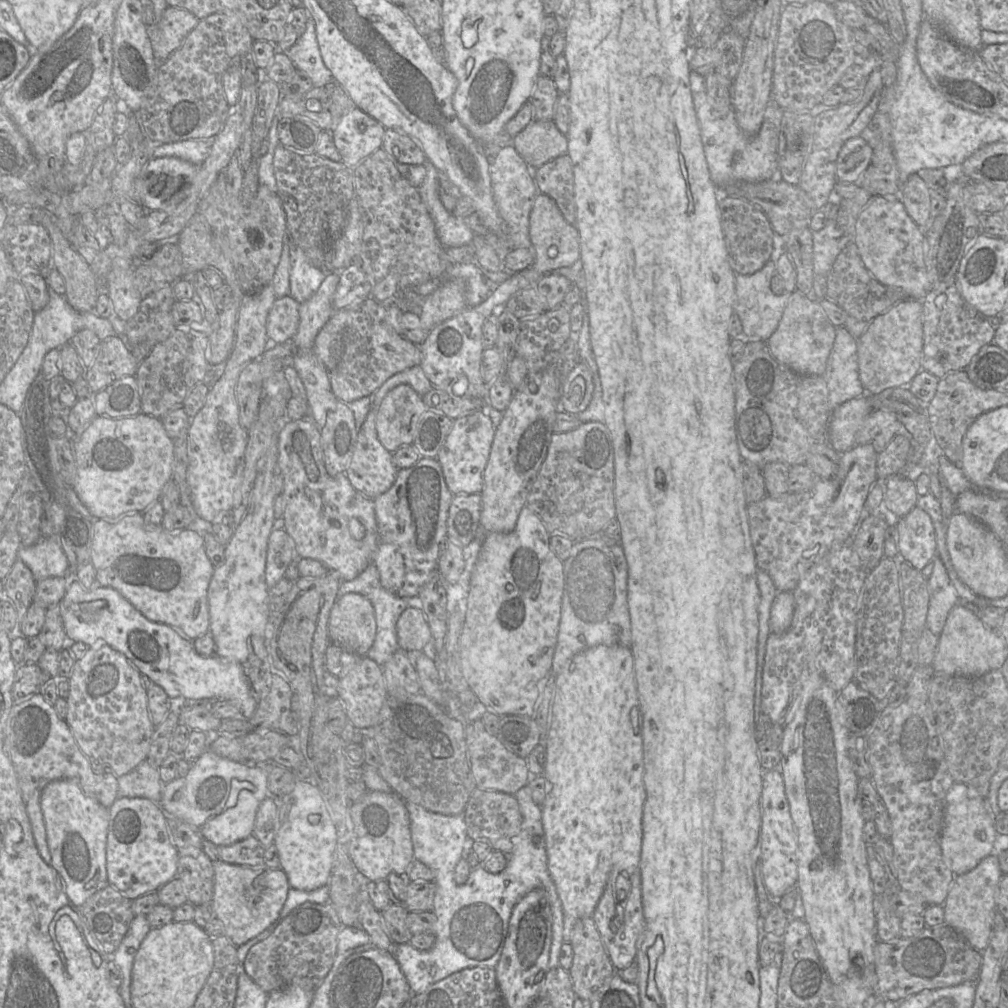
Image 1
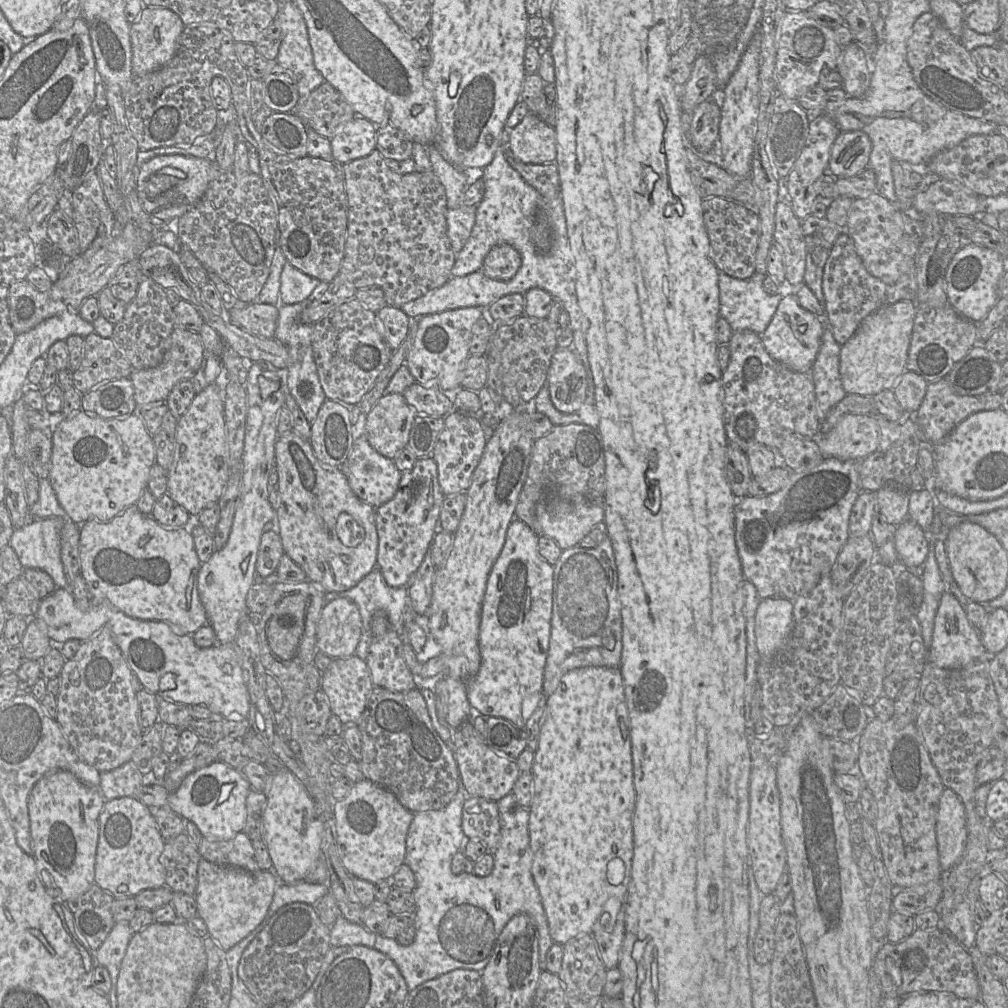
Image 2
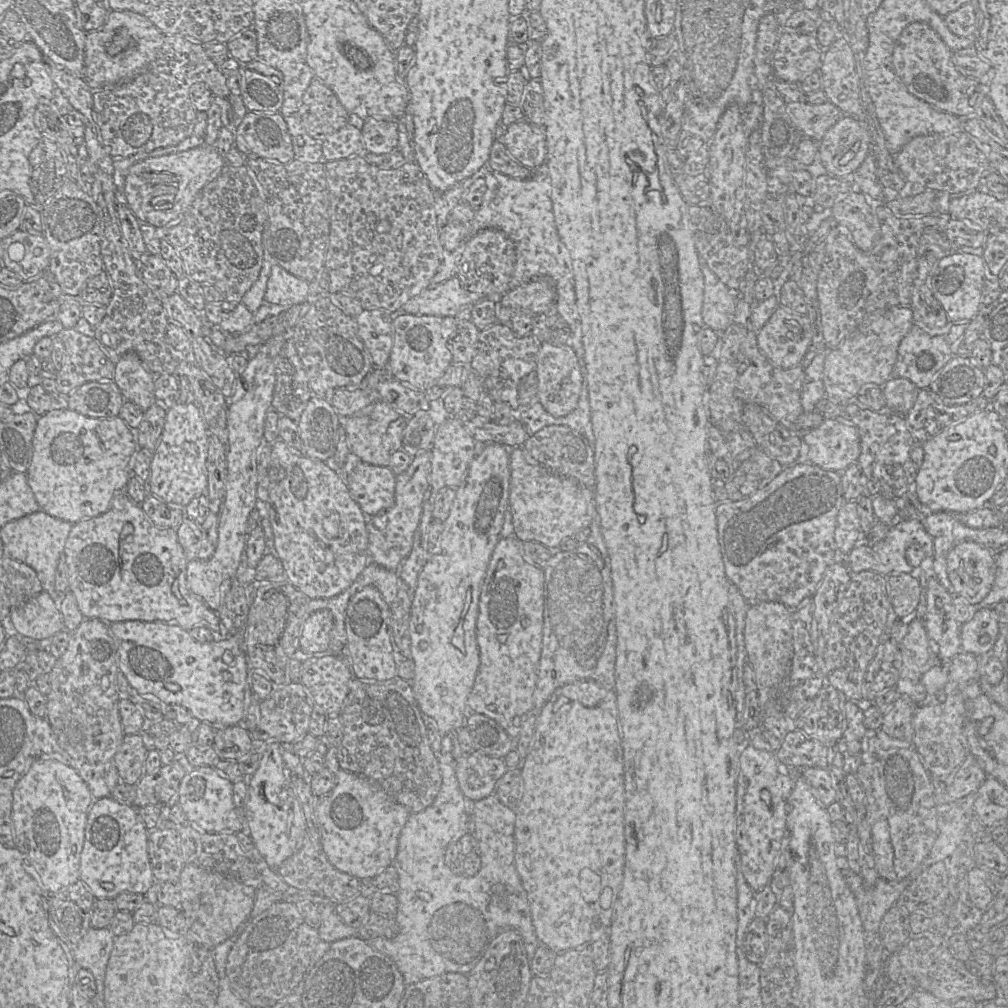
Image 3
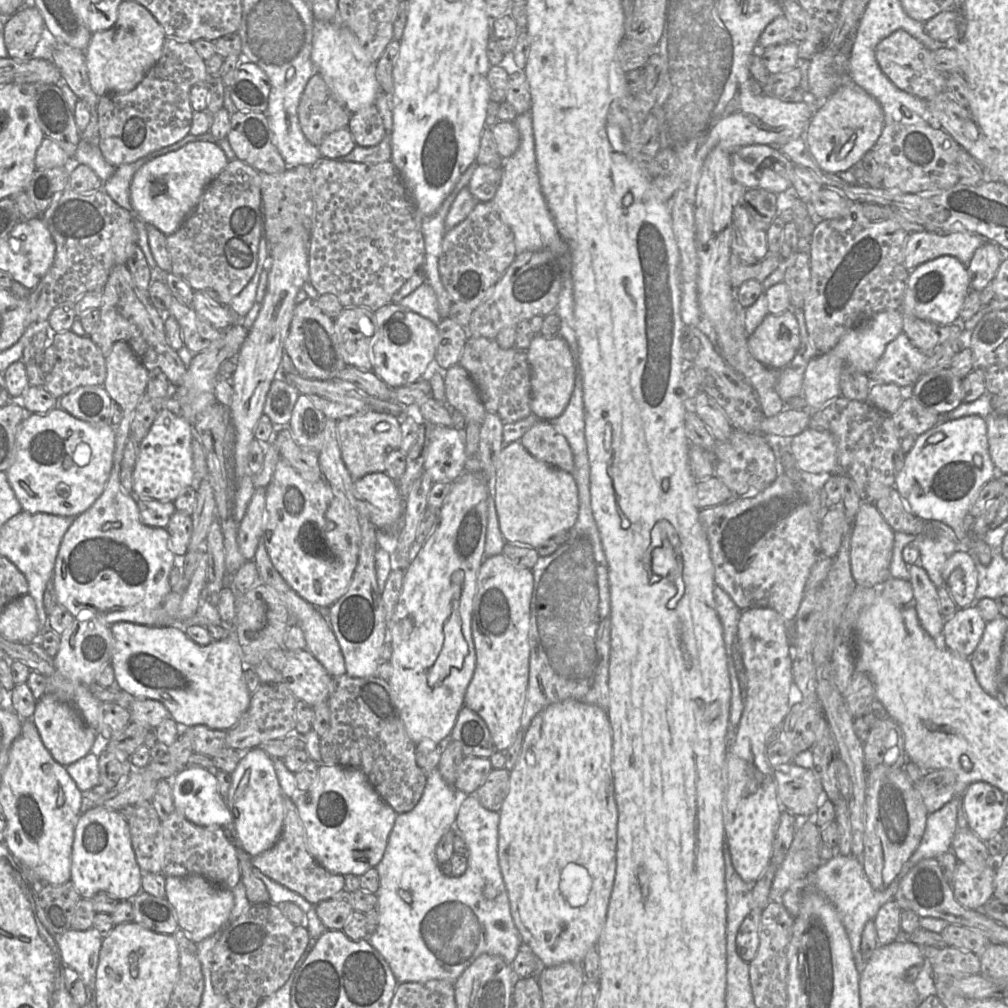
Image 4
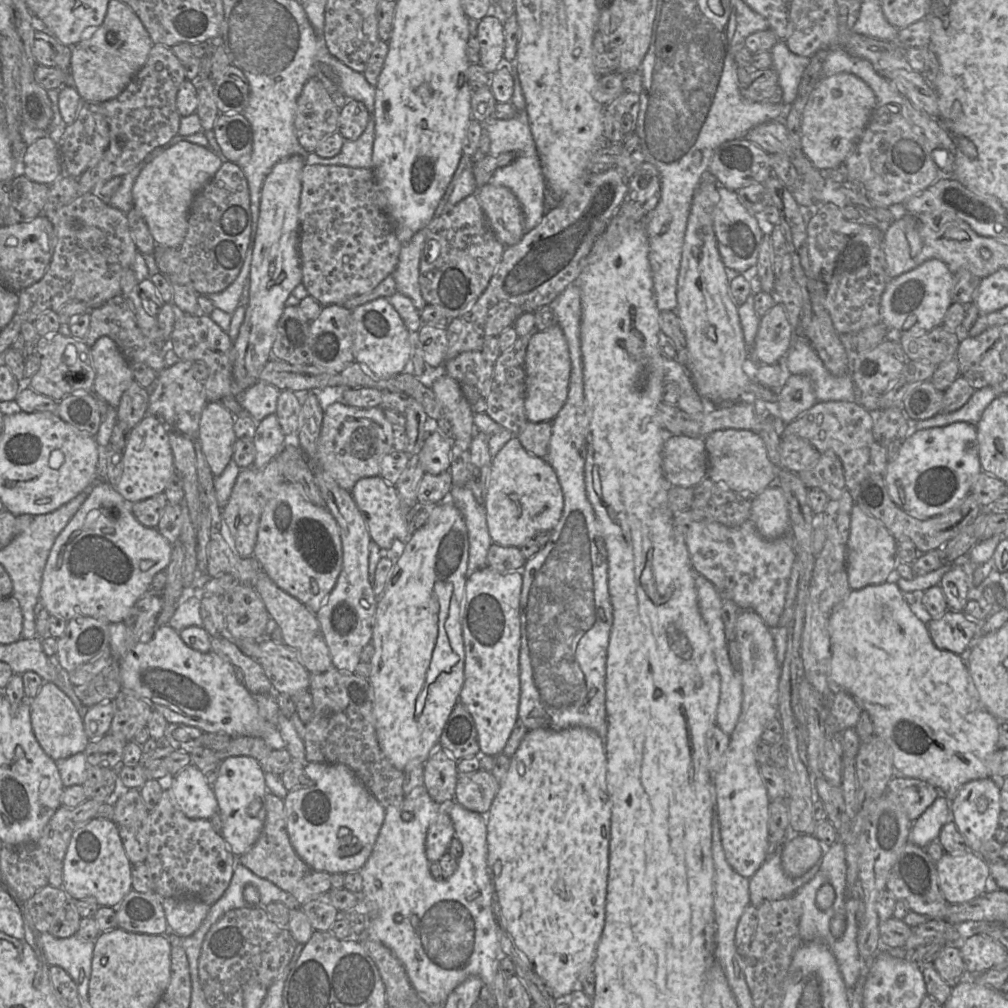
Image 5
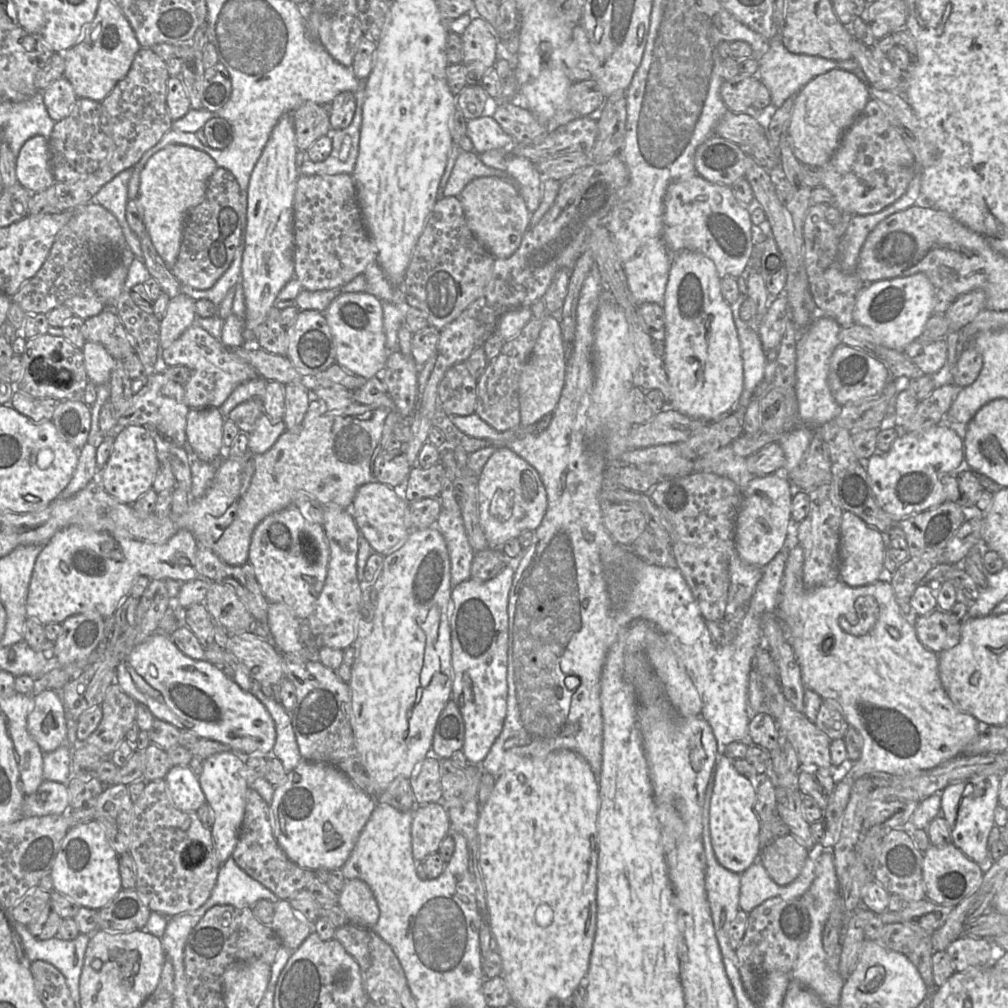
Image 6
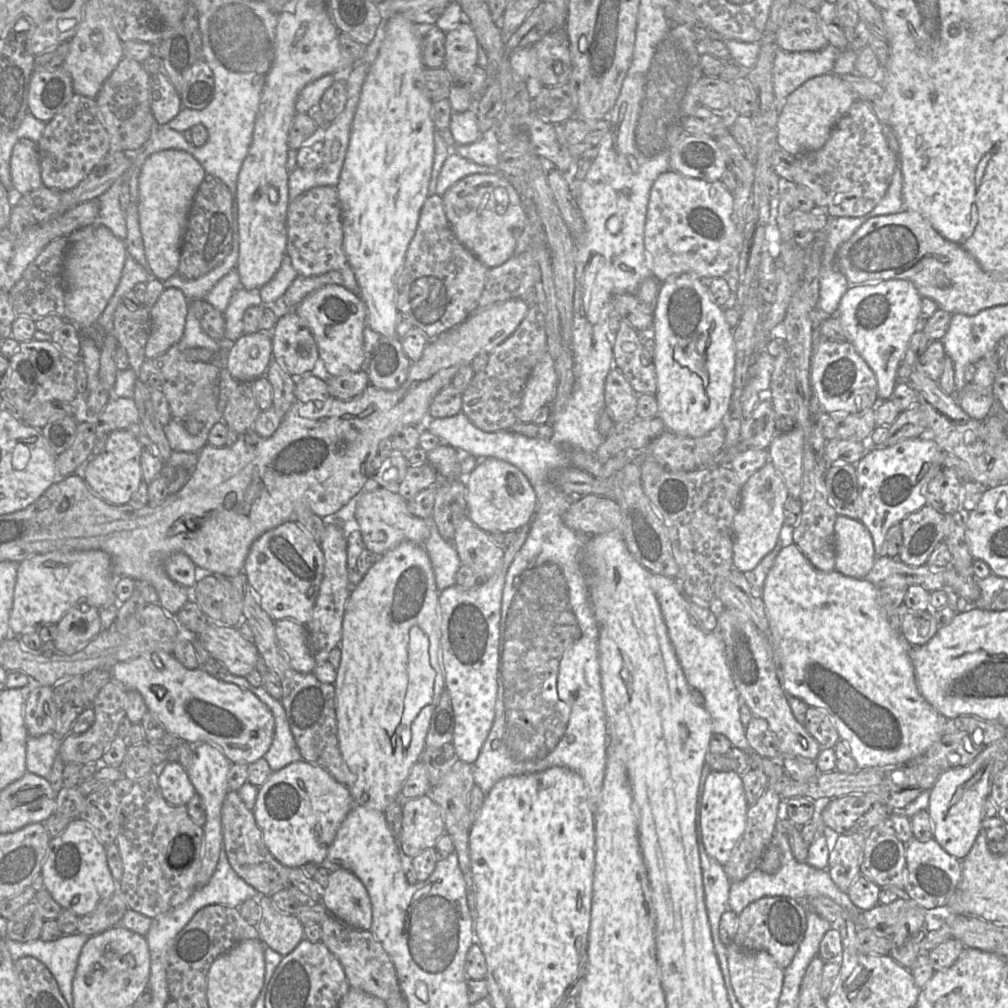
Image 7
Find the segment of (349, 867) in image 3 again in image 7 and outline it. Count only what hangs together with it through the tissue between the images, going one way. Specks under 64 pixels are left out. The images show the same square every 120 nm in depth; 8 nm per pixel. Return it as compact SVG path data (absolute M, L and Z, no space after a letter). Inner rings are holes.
M299 761L273 771L269 779L259 787L252 812L272 856L286 867L300 868L306 863L321 864L339 827L354 805L349 789L336 781L328 771L306 761Z

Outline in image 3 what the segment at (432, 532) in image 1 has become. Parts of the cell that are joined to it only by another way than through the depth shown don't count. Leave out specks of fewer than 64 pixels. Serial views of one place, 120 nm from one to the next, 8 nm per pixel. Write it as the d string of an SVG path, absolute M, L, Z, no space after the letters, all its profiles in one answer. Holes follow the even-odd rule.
M430 449L412 457L404 474L398 477L394 506L385 514L370 520L369 536L372 563L386 571L395 571L409 559L420 532L423 513L432 494L430 486Z

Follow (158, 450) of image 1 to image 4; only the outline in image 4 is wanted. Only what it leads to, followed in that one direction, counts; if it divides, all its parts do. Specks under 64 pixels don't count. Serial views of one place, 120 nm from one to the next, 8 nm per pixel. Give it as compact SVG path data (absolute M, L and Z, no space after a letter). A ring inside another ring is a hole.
M61 408L32 414L24 419L16 434L16 459L5 472L24 512L77 517L88 510L103 493L113 466L115 431L111 424L93 426Z

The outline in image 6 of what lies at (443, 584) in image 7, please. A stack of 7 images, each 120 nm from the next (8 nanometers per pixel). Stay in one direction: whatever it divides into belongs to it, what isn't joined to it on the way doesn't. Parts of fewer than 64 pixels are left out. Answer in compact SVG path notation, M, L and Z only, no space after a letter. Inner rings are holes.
M442 509L435 527L446 543L450 557L451 583L455 587L471 578L471 563L475 552L468 542L461 514Z

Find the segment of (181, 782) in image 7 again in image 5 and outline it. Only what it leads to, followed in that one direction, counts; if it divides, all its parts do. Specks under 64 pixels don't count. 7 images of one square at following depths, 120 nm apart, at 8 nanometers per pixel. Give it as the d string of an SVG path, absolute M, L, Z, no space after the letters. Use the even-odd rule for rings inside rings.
M188 765L171 777L171 794L175 805L190 819L207 819L219 813L219 805L203 772Z

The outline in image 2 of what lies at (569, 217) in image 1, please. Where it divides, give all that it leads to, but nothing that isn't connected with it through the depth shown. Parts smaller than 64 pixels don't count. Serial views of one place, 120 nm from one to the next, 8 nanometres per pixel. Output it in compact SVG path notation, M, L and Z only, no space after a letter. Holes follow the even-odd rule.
M505 149L507 160L520 176L545 200L555 200L561 198L560 180L558 168L555 162L543 164L526 164L517 160L509 151Z

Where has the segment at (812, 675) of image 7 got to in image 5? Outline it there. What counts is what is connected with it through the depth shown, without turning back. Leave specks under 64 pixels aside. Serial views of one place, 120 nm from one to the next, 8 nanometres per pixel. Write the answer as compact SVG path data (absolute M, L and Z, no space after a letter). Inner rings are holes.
M885 582L869 585L858 590L851 590L845 600L832 611L827 625L831 648L829 674L831 689L833 693L838 689L848 692L856 699L862 709L868 712L873 723L874 734L881 737L893 752L895 771L898 771L903 777L917 778L929 783L940 791L939 795L945 795L952 802L964 784L972 780L991 777L987 768L987 759L999 749L997 745L999 720L990 714L981 702L965 658L935 646L927 625L912 612L902 593L896 583Z

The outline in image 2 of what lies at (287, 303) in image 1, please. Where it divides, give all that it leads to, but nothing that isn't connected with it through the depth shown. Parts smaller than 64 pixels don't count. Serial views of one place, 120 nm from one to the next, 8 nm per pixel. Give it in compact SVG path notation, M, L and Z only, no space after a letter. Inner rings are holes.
M251 302L229 310L230 320L244 330L264 338L275 338L279 309L276 305Z

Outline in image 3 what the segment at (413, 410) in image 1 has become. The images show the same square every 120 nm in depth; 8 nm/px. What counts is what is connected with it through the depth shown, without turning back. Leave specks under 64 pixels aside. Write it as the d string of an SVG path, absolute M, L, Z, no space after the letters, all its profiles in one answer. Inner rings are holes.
M377 401L372 408L354 420L345 420L345 436L353 456L371 466L390 468L394 456L402 451L409 417L391 406Z

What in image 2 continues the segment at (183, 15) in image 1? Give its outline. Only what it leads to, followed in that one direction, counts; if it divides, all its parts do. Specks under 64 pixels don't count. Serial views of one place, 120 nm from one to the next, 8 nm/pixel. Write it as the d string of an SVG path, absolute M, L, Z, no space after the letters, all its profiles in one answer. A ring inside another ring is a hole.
M144 6L139 17L130 24L132 70L135 77L152 72L168 63L175 53L177 41L184 28L182 20L172 10Z

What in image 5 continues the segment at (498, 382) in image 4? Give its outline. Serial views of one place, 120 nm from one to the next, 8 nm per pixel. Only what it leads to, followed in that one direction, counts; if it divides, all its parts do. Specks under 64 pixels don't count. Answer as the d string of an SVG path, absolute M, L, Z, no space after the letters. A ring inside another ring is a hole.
M469 351L444 363L446 375L456 380L474 413L485 413L494 363L486 361L481 351Z

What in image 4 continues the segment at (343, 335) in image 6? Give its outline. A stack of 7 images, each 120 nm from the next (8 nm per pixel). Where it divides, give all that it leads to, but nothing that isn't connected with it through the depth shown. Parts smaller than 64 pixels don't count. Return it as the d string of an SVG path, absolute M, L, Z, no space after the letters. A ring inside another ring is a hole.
M394 303L376 310L374 315L376 329L369 349L372 371L392 389L416 383L435 359L437 325Z

